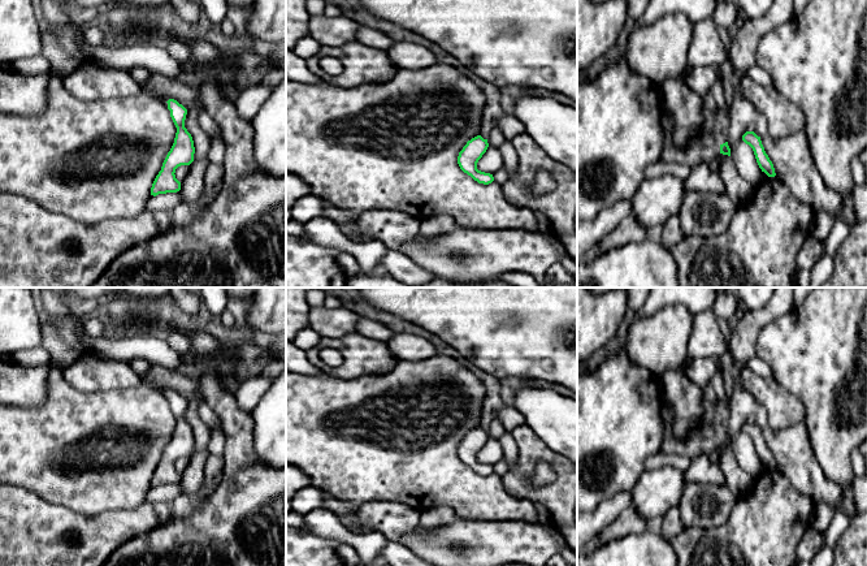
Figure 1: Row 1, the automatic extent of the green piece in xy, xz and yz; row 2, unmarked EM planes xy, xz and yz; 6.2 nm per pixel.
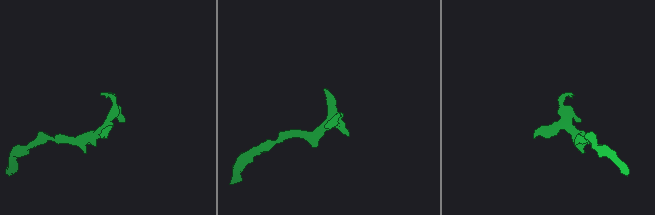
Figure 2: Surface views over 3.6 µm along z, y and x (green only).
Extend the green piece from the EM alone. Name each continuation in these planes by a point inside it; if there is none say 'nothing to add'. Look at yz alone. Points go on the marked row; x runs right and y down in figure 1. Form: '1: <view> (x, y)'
nothing to add

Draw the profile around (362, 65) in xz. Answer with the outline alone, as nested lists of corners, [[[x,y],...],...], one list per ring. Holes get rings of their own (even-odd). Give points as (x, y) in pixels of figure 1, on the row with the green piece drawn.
[[[357,40],[335,48],[321,47],[316,55],[305,60],[305,65],[321,82],[334,87],[357,87],[372,82],[385,82],[398,70],[386,51],[370,48]],[[324,56],[338,59],[343,65],[343,72],[338,75],[326,74],[320,66]]]

